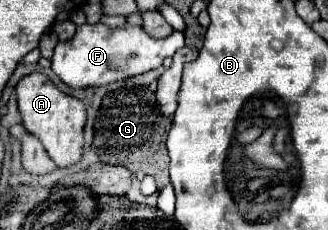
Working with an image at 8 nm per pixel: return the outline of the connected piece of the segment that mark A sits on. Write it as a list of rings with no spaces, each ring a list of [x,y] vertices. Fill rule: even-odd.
[[[29,74],[19,80],[17,88],[17,104],[23,118],[23,126],[29,134],[41,140],[51,160],[59,168],[69,168],[77,164],[83,156],[83,126],[85,126],[85,104],[77,98],[63,94],[45,74]]]

